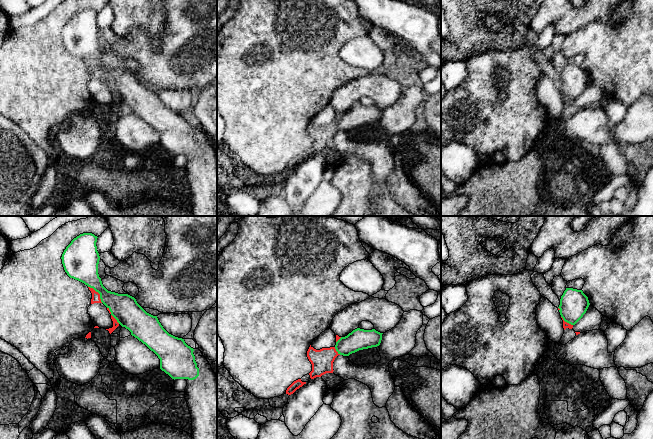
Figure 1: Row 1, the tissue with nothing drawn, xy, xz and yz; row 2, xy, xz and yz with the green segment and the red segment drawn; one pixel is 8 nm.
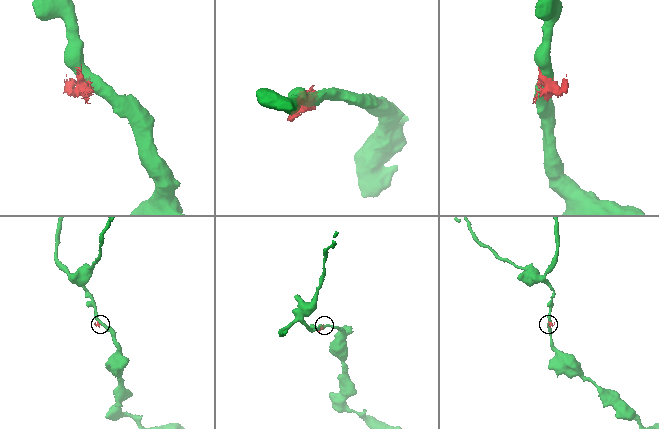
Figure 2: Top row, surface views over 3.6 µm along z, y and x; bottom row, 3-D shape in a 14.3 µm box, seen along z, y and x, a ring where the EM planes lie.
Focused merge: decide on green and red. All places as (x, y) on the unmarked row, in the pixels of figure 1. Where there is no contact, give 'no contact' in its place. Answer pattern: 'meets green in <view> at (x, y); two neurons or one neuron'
meets green in xy at (98, 68); two neurons

